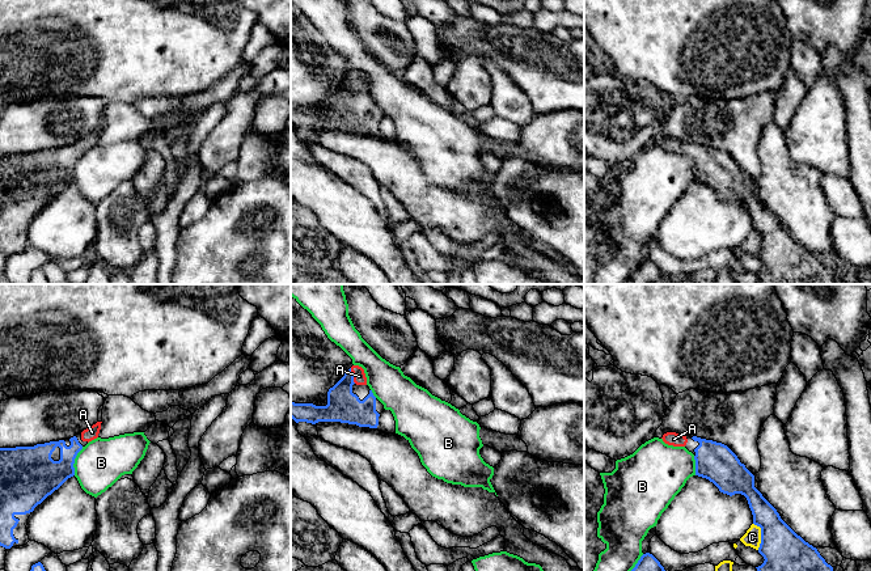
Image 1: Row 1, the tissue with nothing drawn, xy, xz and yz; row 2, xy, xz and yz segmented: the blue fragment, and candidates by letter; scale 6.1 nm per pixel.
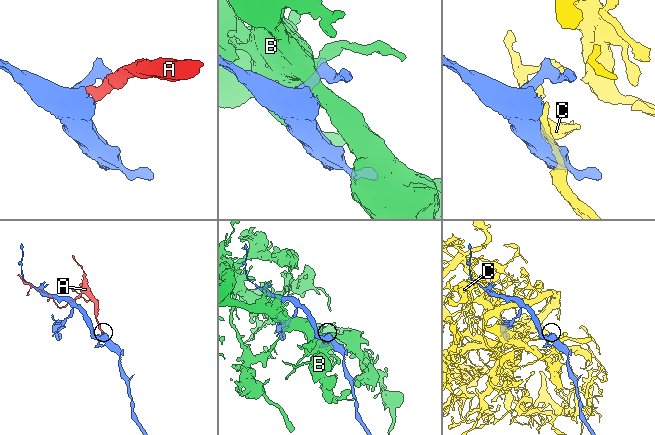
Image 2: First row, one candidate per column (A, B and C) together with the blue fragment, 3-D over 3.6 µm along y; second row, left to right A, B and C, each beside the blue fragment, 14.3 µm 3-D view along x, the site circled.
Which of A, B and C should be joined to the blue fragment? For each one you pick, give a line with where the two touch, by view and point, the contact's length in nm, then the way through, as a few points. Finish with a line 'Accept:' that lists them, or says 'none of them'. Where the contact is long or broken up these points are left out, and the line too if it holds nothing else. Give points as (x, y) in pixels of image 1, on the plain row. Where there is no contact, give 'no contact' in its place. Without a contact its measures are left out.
A: meets blue in xz at (352, 83); contact 100 nm long; runs through xz (343, 113), (343, 93), (352, 83), (359, 83)
Accept: A

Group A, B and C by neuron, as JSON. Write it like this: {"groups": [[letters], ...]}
{"groups": [["A"], ["B"], ["C"]]}

